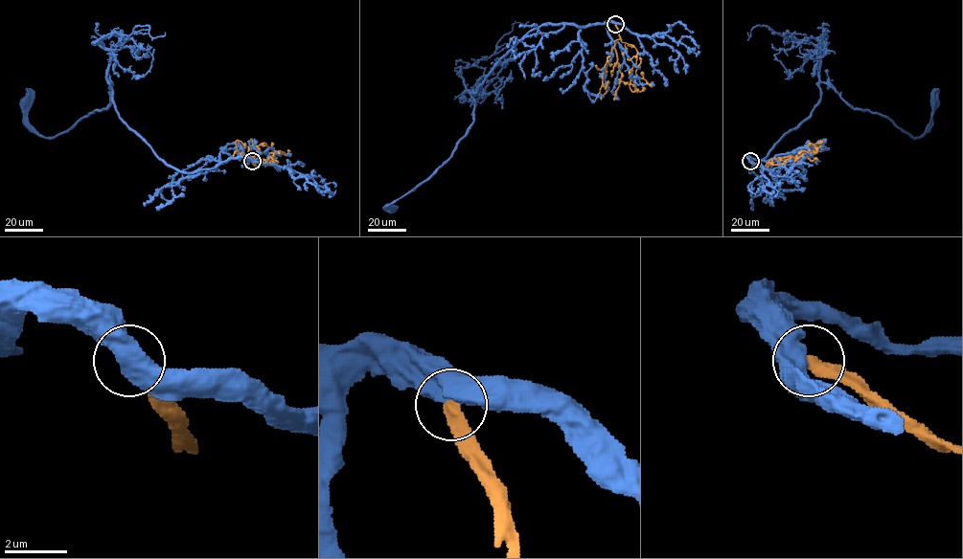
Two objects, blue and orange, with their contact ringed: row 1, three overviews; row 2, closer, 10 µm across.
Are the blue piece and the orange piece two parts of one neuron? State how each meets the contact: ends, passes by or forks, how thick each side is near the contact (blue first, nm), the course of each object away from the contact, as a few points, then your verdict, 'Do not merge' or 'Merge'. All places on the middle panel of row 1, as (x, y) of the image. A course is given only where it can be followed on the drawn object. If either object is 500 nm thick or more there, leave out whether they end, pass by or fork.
Thickness 600 nm (blue) against 400 nm. Course of blue: (615, 24), (542, 24), (531, 30), (499, 60), (476, 94), (470, 95), (473, 122), (453, 153), (390, 207). Course of orange: (615, 24), (620, 38), (607, 58), (599, 95), (604, 95), (608, 88). Do not merge

